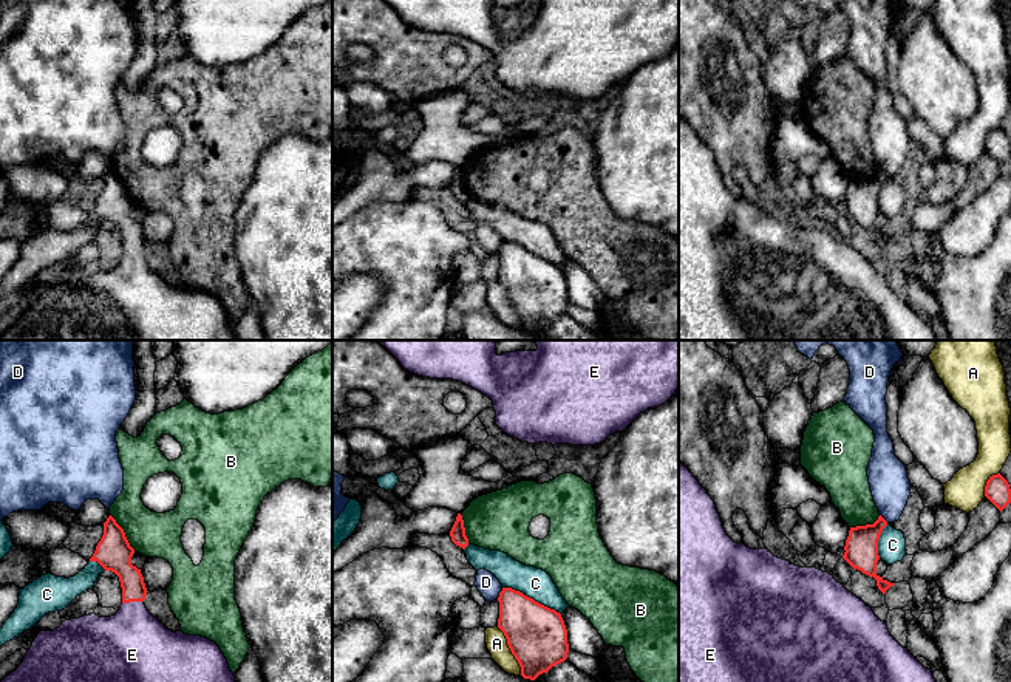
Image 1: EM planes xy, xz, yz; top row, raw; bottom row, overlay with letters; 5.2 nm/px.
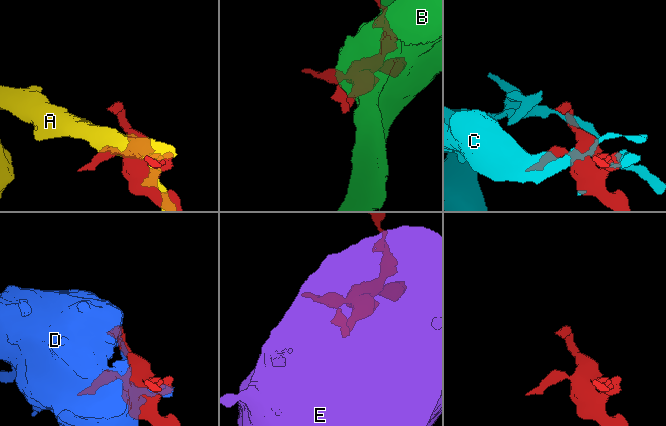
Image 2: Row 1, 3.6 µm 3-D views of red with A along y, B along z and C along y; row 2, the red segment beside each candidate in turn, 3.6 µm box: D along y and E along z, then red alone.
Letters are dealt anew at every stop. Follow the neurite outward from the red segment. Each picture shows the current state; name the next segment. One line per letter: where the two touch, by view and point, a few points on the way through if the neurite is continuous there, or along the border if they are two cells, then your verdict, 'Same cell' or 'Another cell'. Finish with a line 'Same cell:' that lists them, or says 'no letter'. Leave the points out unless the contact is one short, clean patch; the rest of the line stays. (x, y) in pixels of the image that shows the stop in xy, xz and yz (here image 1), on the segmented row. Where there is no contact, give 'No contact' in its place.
A: Touches red at xz (510, 650). Another cell
B: Touches red at xy (124, 532). Another cell
C: Touches red at xz (532, 599). Another cell
D: Touches red at xz (500, 594). Another cell
E: Touches red at xy (132, 600). Path across: xy (115, 555), (132, 580), (132, 600), (132, 645). Same cell
Same cell: E

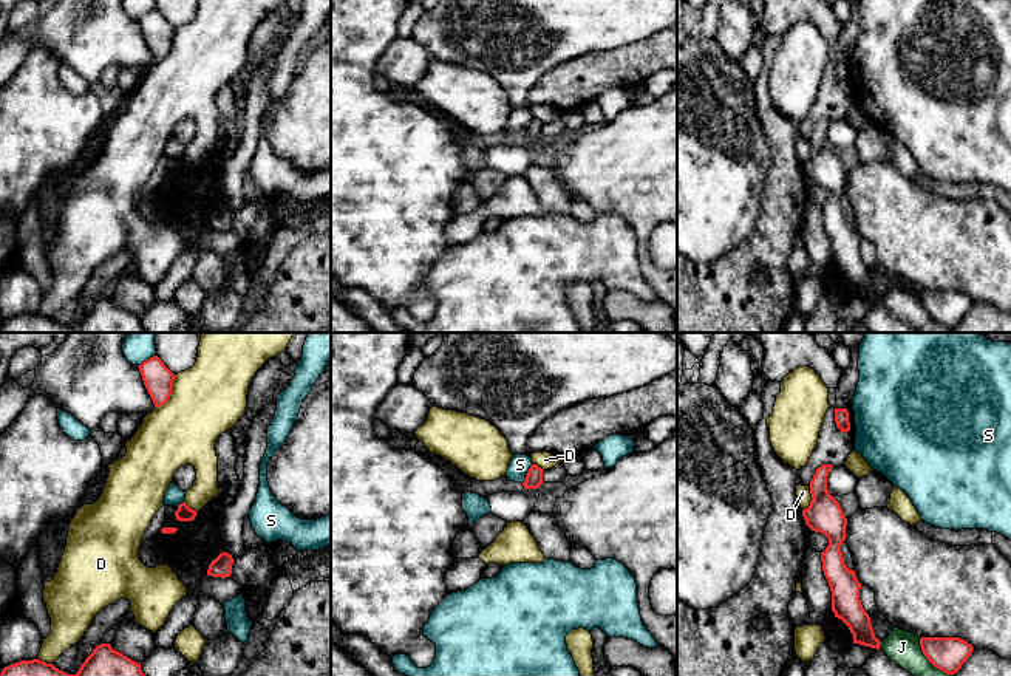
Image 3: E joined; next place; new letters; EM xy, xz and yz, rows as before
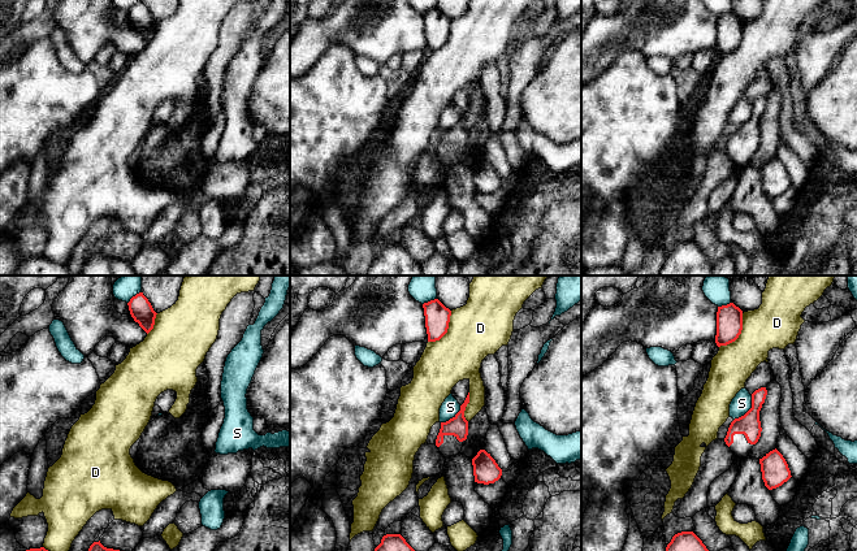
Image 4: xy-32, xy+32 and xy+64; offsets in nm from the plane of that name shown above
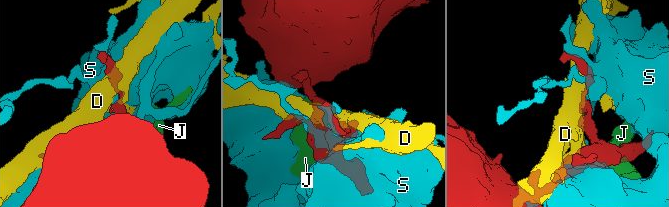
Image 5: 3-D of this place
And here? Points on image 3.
D: Touches red at xy (170, 393). Another cell
J: Touches red at yz (929, 661). Another cell
S: Touches red at xz (527, 474). Another cell
Same cell: no letter

